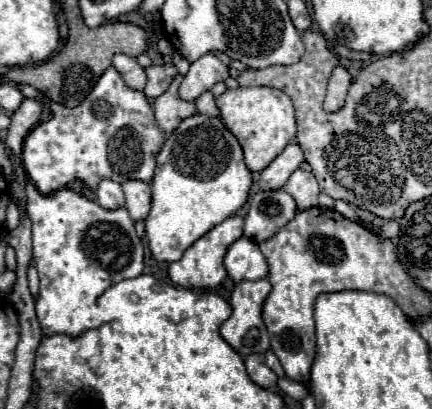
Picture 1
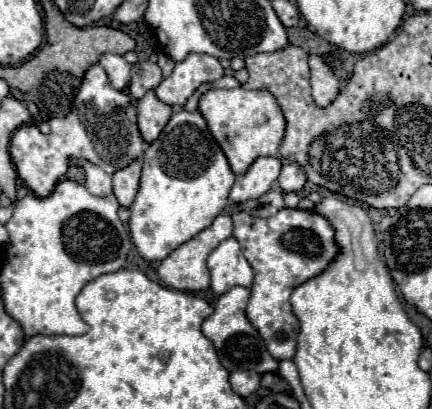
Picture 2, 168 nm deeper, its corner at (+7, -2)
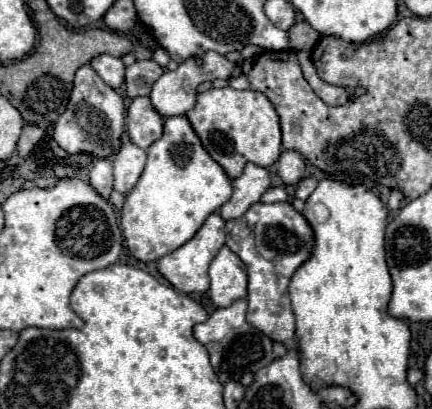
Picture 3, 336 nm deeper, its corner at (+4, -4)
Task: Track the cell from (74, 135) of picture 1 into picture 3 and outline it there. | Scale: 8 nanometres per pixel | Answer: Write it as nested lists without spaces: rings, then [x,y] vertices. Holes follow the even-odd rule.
[[[81,66],[73,78],[73,90],[67,102],[65,112],[55,122],[55,142],[67,154],[87,152],[93,156],[111,156],[119,150],[125,132],[125,106],[123,98],[103,84],[97,72],[91,66]]]

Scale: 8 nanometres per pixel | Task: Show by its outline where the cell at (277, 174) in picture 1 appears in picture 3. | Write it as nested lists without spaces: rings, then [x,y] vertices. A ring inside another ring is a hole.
[[[247,164],[243,174],[233,180],[233,196],[219,210],[223,220],[235,220],[243,216],[251,204],[259,202],[263,192],[271,186],[269,172],[257,164]]]

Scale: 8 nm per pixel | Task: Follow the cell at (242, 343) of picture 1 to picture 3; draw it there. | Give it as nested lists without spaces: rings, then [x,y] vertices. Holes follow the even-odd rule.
[[[235,300],[231,306],[215,310],[207,318],[207,322],[193,326],[193,336],[197,338],[199,344],[205,346],[211,368],[217,374],[219,382],[239,380],[247,372],[257,372],[259,368],[263,368],[263,364],[267,364],[267,360],[273,358],[271,338],[267,338],[263,332],[251,326],[245,320],[245,312],[247,312],[247,300]]]

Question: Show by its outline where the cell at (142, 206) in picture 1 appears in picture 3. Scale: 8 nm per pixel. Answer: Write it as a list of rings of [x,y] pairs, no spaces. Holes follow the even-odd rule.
[[[125,140],[121,148],[113,156],[113,170],[115,170],[115,190],[121,194],[127,194],[135,182],[139,180],[143,168],[145,168],[147,154],[143,148],[135,146],[133,142]]]

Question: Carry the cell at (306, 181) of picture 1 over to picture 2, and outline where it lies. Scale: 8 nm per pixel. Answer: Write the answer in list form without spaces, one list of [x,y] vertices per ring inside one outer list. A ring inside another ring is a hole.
[[[286,164],[282,168],[282,172],[278,176],[278,186],[284,192],[300,192],[300,190],[304,190],[304,184],[306,184],[306,174],[304,174],[302,166]]]

